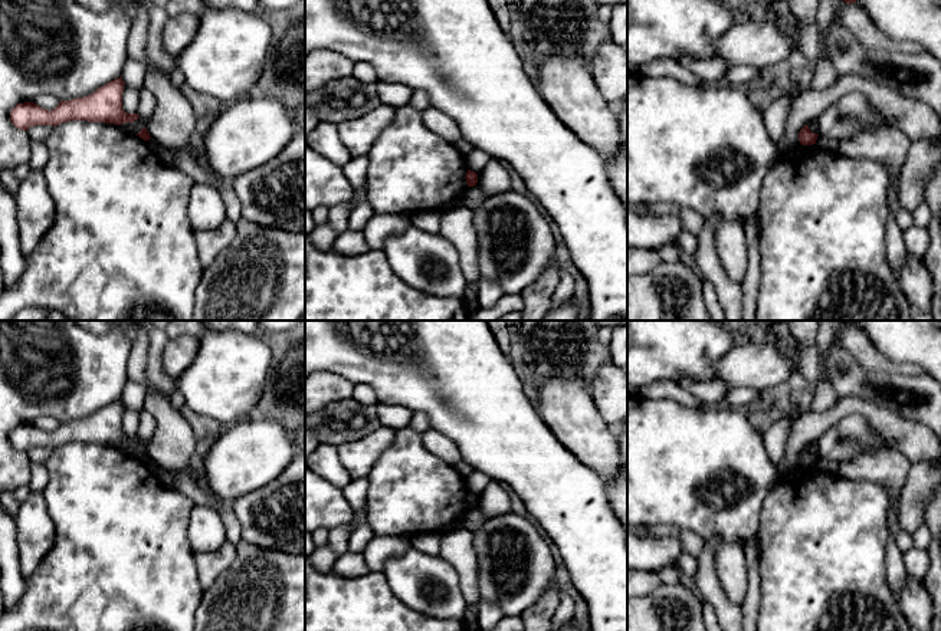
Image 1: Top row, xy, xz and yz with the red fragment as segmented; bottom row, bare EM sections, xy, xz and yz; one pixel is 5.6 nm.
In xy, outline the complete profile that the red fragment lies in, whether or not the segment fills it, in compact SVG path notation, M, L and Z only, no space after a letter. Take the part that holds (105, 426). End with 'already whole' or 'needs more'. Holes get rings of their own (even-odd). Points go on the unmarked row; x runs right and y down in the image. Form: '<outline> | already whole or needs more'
M122 398L98 410L88 418L71 423L60 423L52 431L43 431L35 424L17 425L10 434L12 446L23 453L35 447L59 447L68 443L89 443L121 447L134 444L138 436L127 436L122 431Z | already whole

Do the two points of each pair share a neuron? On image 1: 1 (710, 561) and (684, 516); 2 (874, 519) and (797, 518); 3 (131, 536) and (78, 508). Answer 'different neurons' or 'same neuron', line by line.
1: different neurons
2: same neuron
3: same neuron

